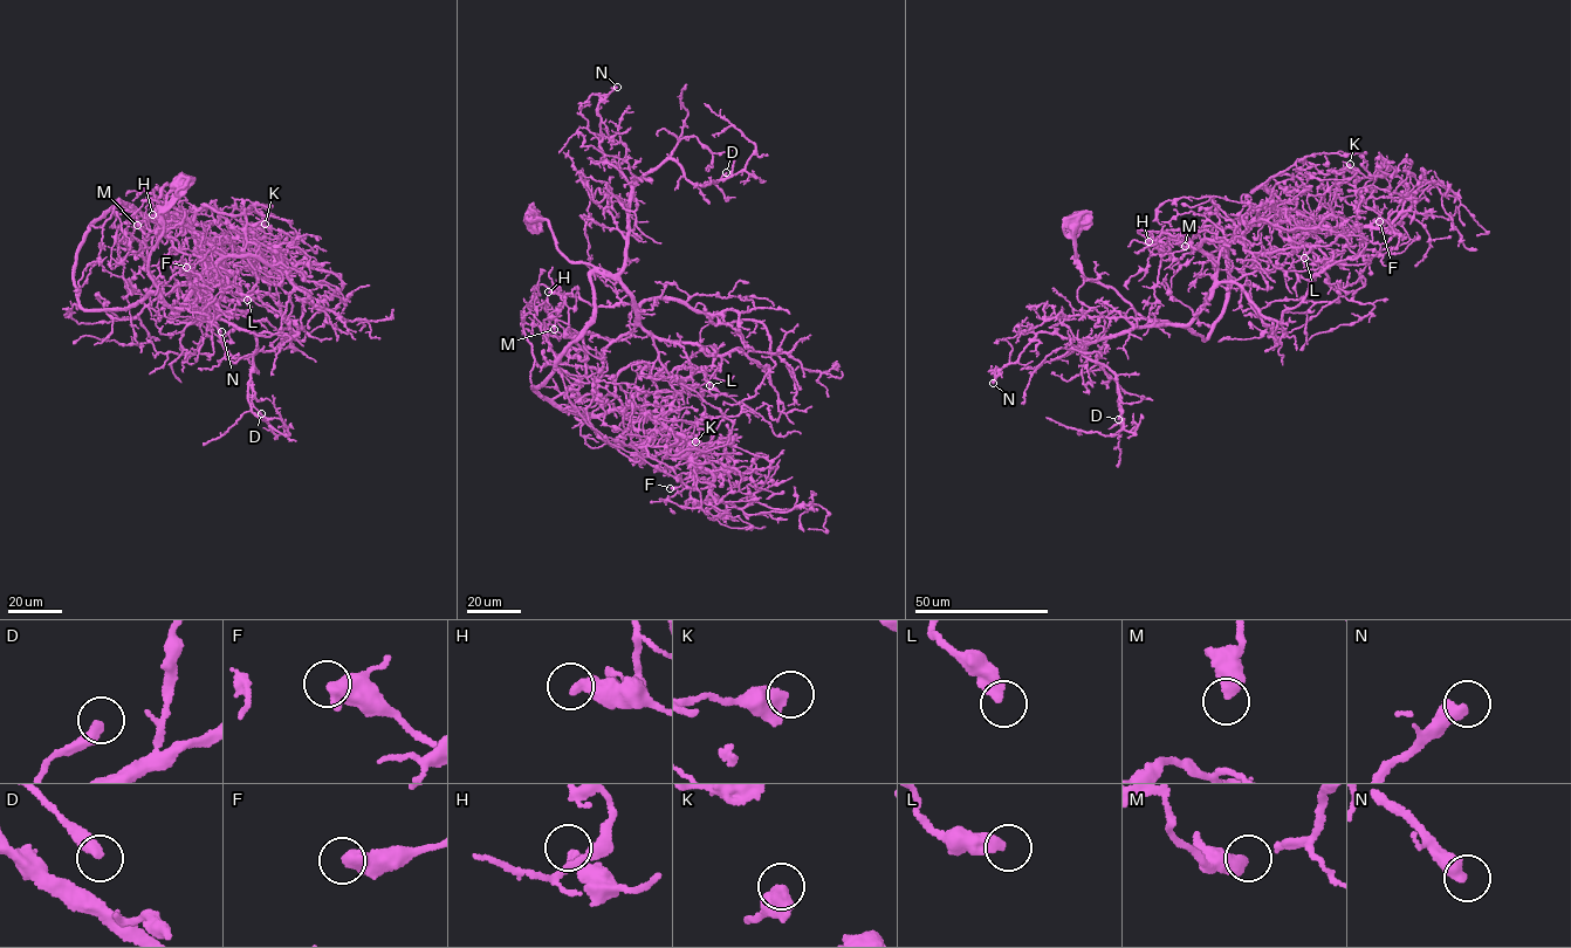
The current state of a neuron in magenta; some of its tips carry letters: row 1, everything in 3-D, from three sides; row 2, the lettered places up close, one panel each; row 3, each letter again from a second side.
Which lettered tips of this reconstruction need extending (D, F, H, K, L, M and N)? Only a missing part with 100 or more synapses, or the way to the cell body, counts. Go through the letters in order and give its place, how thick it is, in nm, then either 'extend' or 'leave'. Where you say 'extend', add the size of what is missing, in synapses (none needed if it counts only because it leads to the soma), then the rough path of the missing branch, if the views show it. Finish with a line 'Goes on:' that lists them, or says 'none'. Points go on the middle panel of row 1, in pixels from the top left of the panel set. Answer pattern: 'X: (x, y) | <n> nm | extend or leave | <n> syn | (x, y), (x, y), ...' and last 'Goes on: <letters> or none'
D: (726, 172) | 360 nm | leave
F: (670, 488) | 550 nm | leave
H: (548, 292) | 400 nm | leave
K: (695, 441) | 500 nm | leave
L: (709, 385) | 440 nm | leave
M: (554, 329) | 480 nm | leave
N: (617, 87) | 480 nm | leave
Goes on: none

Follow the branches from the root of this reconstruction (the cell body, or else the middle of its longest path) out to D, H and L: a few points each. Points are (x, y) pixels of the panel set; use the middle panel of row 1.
D: (529, 222), (544, 219), (570, 261), (617, 274), (633, 184), (666, 159), (694, 185), (726, 172)
H: (529, 222), (544, 218), (564, 256), (611, 274), (638, 322), (635, 304), (548, 292)
L: (529, 222), (630, 294), (638, 325), (603, 350), (598, 399), (622, 406), (616, 376), (636, 363), (709, 385)

